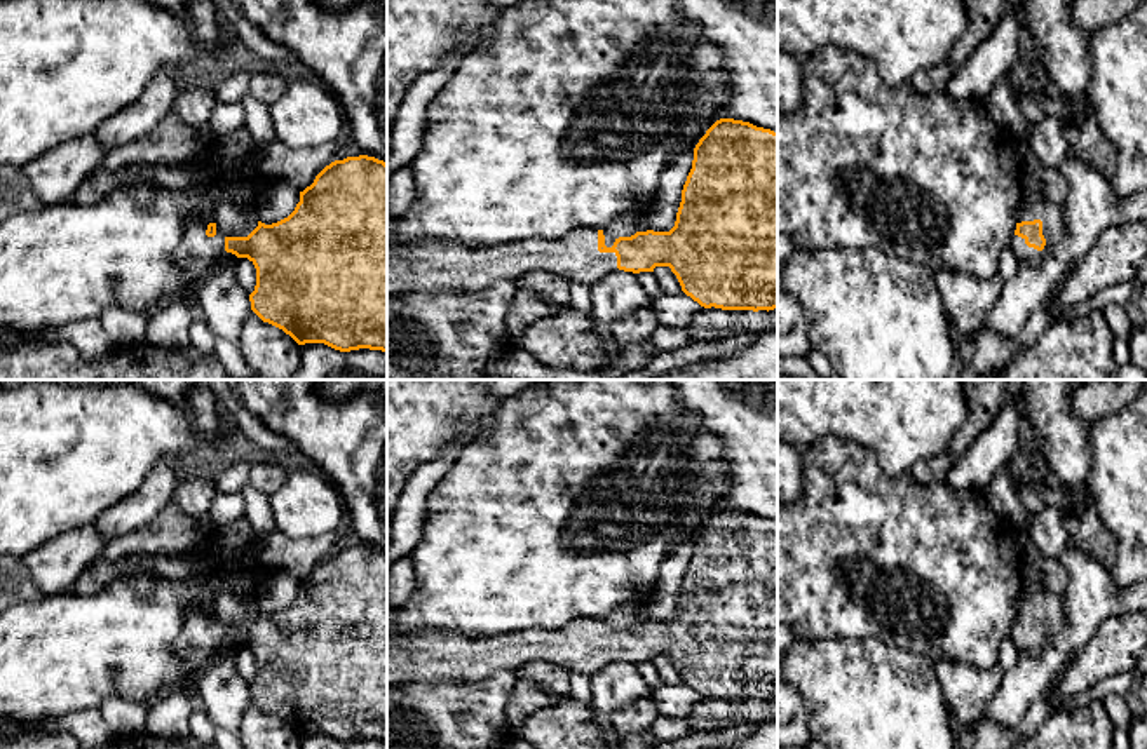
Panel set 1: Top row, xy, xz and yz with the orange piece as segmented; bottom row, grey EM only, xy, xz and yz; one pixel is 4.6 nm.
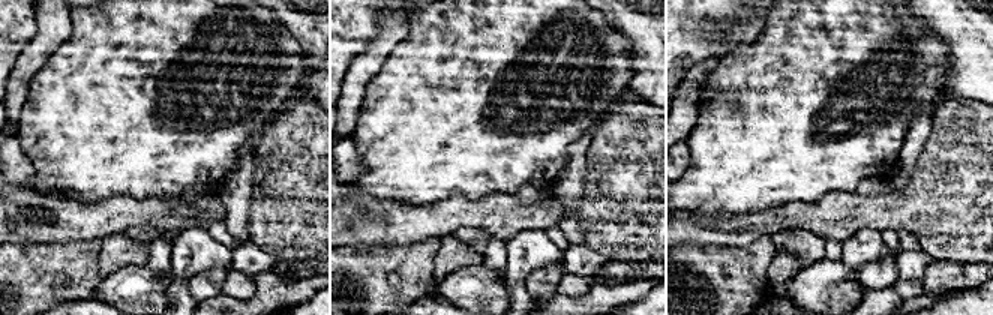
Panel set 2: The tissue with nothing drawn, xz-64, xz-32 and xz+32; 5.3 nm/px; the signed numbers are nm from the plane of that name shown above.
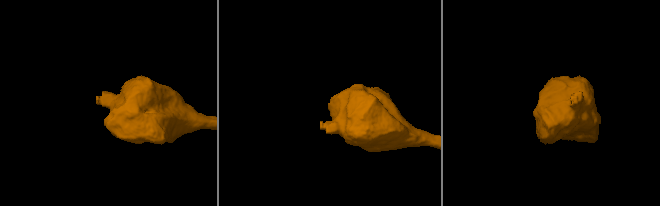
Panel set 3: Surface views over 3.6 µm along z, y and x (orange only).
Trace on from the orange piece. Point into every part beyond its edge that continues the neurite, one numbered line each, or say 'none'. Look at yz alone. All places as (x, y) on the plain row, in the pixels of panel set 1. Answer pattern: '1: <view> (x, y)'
1: yz (1051, 605)

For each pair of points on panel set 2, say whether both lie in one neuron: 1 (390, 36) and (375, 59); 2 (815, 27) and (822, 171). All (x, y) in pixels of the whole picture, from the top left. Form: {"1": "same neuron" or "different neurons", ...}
{"1": "same neuron", "2": "same neuron"}

